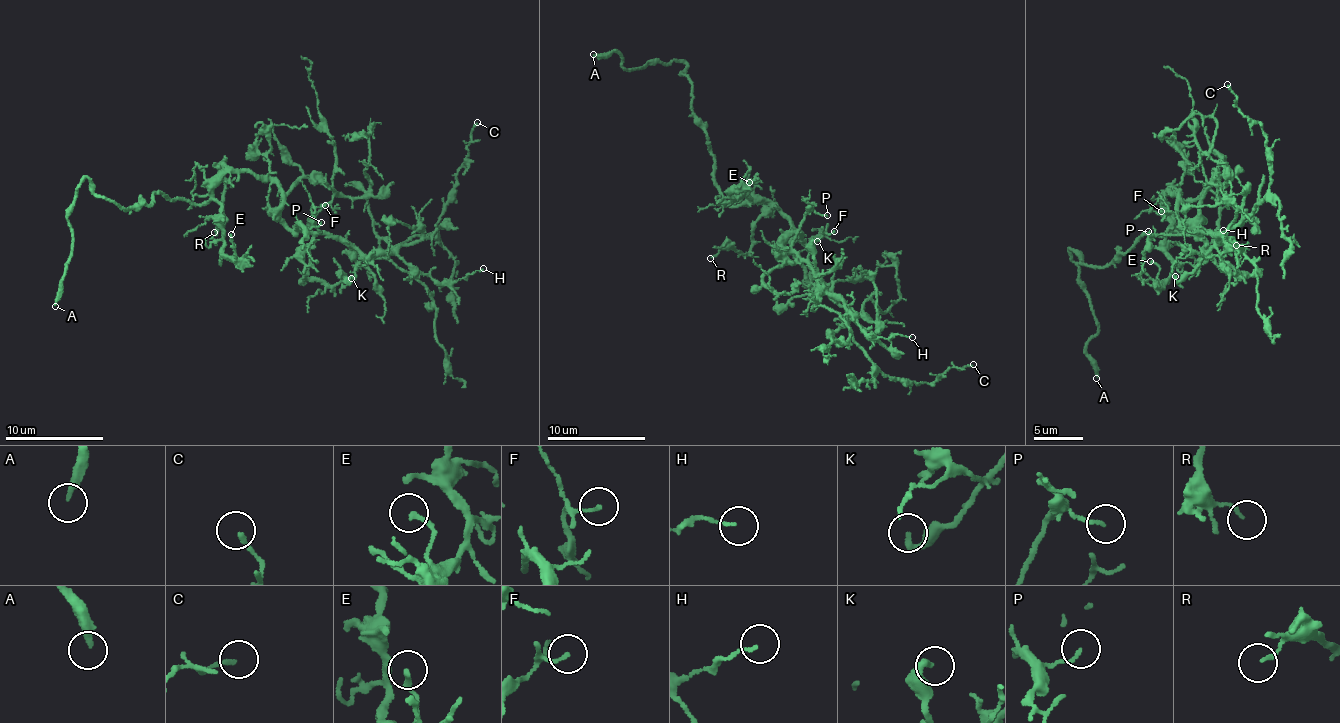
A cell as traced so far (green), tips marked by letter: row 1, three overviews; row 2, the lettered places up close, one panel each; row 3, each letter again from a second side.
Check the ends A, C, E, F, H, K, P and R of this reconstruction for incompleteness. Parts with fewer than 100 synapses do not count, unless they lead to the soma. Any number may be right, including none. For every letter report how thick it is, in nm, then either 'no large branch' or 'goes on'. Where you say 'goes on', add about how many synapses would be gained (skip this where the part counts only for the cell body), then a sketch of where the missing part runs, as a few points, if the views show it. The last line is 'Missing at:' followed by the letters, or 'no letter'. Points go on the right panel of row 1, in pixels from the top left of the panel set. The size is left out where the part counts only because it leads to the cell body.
A: 240 nm thick; goes on
C: 150 nm thick; no large branch
E: 200 nm thick; no large branch
F: 140 nm thick; no large branch
H: 100 nm thick; no large branch
K: 320 nm thick; no large branch
P: 130 nm thick; no large branch
R: 140 nm thick; no large branch
Missing at: A

